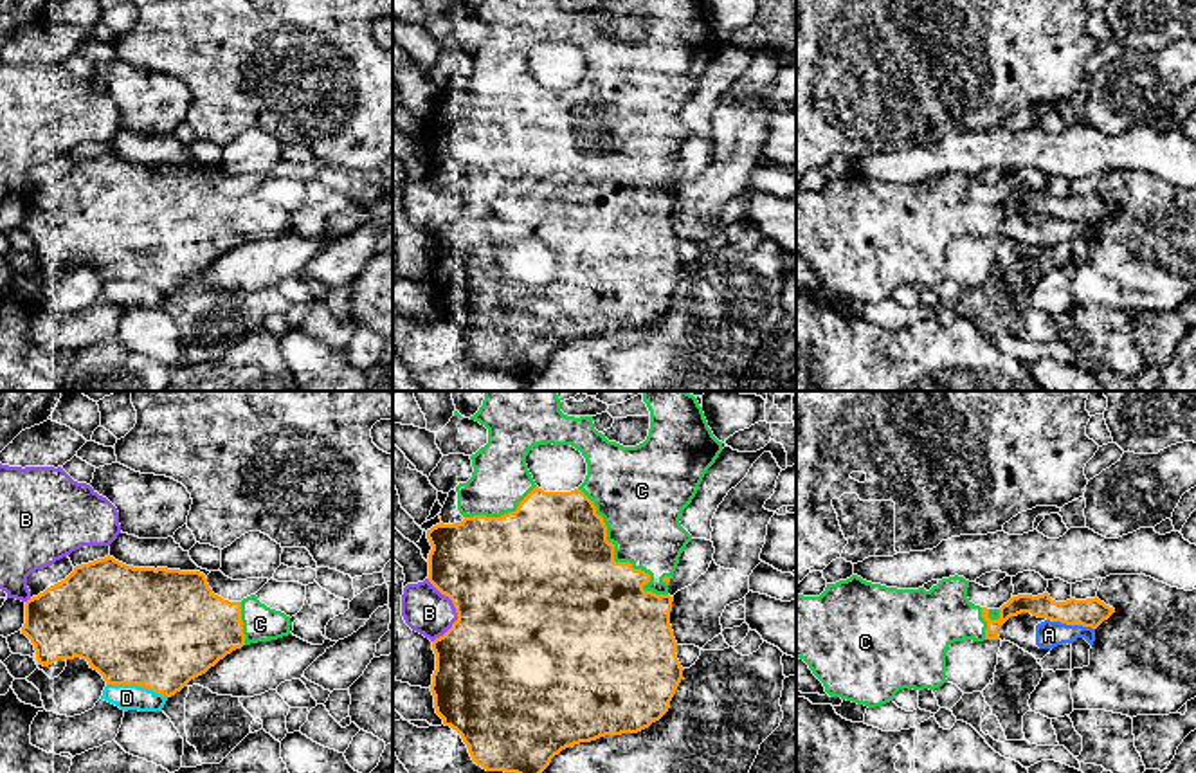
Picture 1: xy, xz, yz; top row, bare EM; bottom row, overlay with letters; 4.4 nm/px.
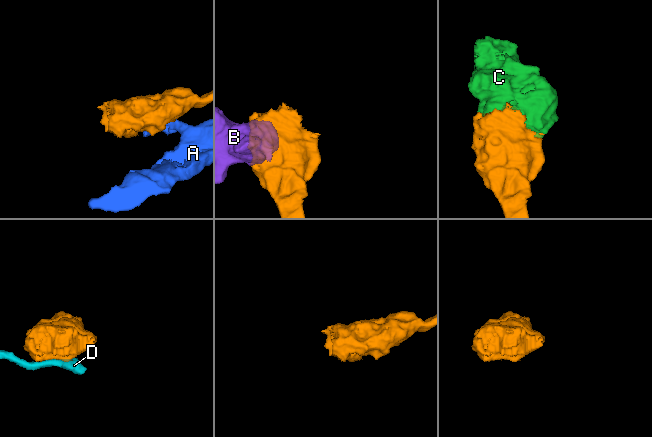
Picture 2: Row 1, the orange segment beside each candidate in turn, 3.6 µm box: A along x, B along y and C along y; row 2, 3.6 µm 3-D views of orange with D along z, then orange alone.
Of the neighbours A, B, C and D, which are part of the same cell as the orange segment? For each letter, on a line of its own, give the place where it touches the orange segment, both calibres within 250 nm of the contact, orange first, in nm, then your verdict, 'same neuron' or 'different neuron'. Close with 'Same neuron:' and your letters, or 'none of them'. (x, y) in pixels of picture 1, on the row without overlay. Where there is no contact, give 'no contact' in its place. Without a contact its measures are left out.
A: yz (1074, 220) | 130/120 nm | different neuron
B: xz (456, 208) | 500/200 nm | different neuron
C: xz (613, 155) | 500/340 nm | same neuron
D: xy (137, 280) | 500/110 nm | different neuron
Same neuron: C

